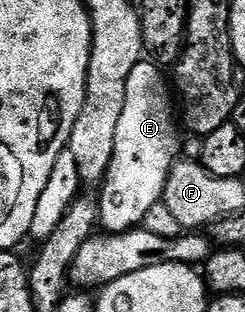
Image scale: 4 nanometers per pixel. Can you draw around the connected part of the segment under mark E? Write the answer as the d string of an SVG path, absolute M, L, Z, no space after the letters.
M143 58L136 66L132 66L132 74L128 74L128 82L124 86L124 110L120 113L120 122L116 126L116 150L106 171L106 179L100 185L102 196L97 197L101 227L110 234L126 232L129 228L141 225L144 214L148 214L148 210L152 210L152 206L156 206L162 200L162 191L166 188L168 174L180 156L176 100L172 95L167 73L165 76L162 72L165 71L153 60Z

